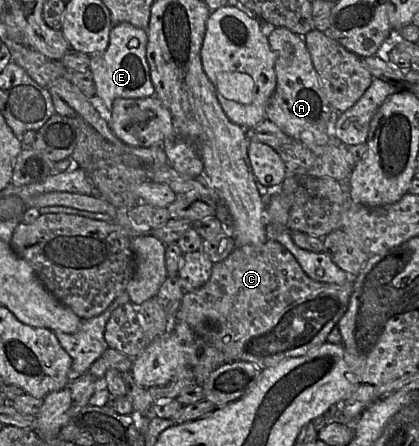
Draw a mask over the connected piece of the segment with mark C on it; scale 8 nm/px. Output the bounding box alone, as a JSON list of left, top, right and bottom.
[147,240,353,403]

